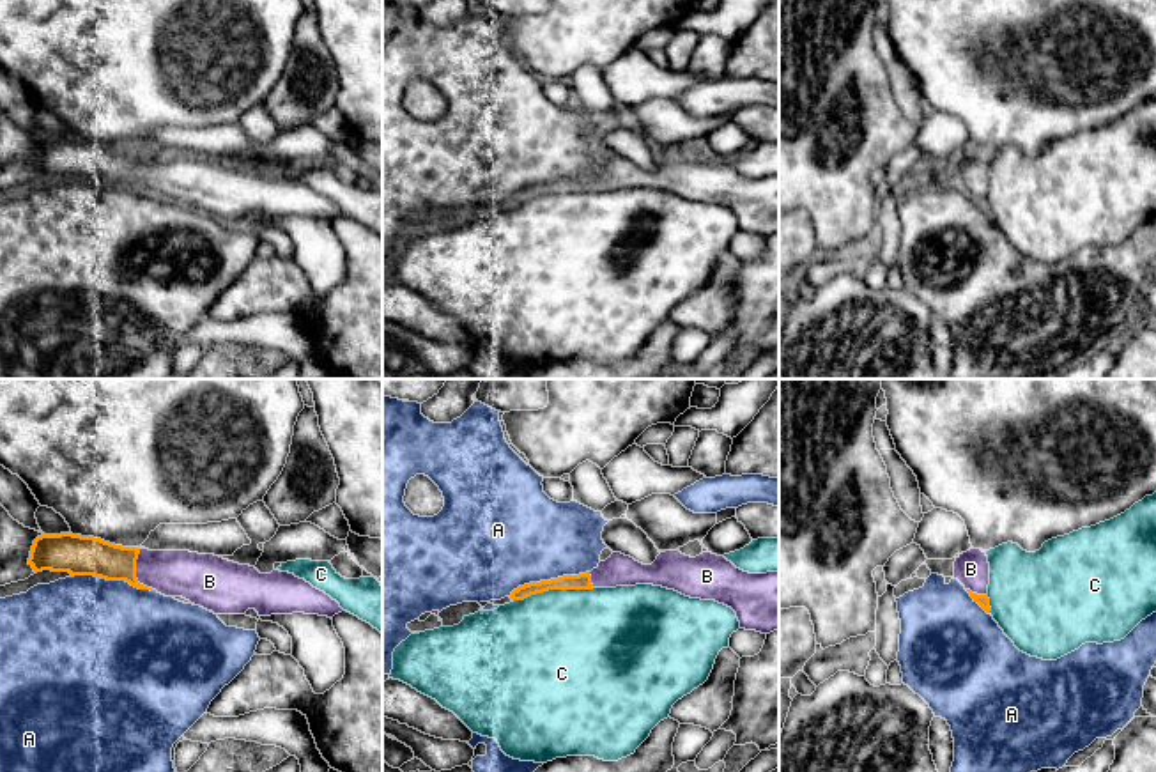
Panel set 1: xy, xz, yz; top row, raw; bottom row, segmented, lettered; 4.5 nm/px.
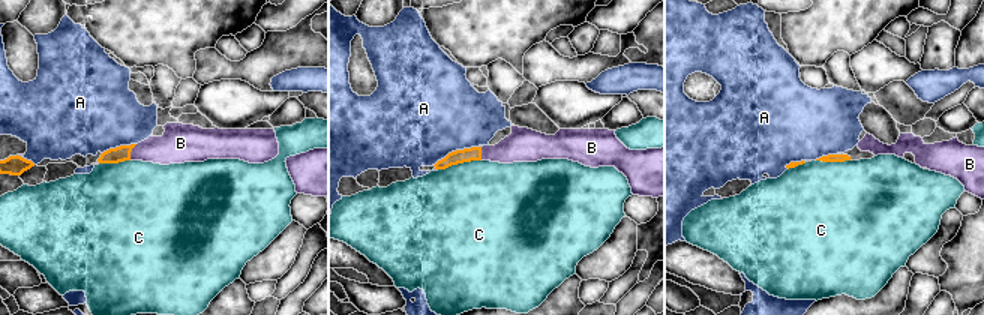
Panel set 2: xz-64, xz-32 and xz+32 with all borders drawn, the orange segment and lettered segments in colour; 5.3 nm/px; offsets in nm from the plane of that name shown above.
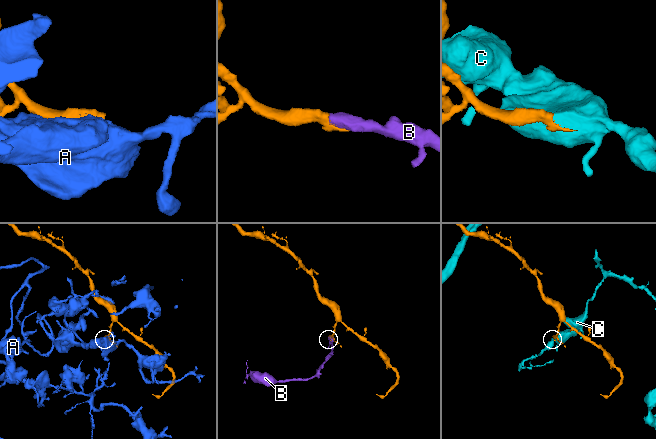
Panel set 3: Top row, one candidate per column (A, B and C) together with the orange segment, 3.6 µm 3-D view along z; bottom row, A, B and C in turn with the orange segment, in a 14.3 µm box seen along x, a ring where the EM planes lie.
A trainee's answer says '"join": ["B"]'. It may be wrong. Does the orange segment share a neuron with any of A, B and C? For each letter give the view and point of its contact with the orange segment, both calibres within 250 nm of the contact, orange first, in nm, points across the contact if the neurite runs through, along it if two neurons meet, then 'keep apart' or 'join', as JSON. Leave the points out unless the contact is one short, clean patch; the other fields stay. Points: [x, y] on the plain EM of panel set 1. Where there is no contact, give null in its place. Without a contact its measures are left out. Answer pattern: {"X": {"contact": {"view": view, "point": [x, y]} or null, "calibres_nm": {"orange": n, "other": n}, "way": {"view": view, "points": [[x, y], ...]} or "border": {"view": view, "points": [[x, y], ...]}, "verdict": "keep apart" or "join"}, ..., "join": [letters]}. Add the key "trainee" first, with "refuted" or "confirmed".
{"trainee": "confirmed", "A": {"contact": {"view": "xy", "point": [112, 183]}, "calibres_nm": {"orange": 180, "other": 500}, "verdict": "keep apart"}, "B": {"contact": {"view": "xy", "point": [135, 177]}, "calibres_nm": {"orange": 180, "other": 220}, "verdict": "join"}, "C": {"contact": {"view": "xz", "point": [553, 192]}, "calibres_nm": {"orange": 80, "other": 480}, "verdict": "keep apart"}, "join": ["B"]}

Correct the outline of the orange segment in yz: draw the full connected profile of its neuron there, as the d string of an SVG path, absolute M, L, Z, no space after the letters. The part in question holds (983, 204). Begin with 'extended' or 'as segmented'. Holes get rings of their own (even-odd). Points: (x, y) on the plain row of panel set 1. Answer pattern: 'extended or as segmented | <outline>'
extended | M970 152L954 165L954 182L958 182L986 216L991 214L988 202L990 166L986 156Z

